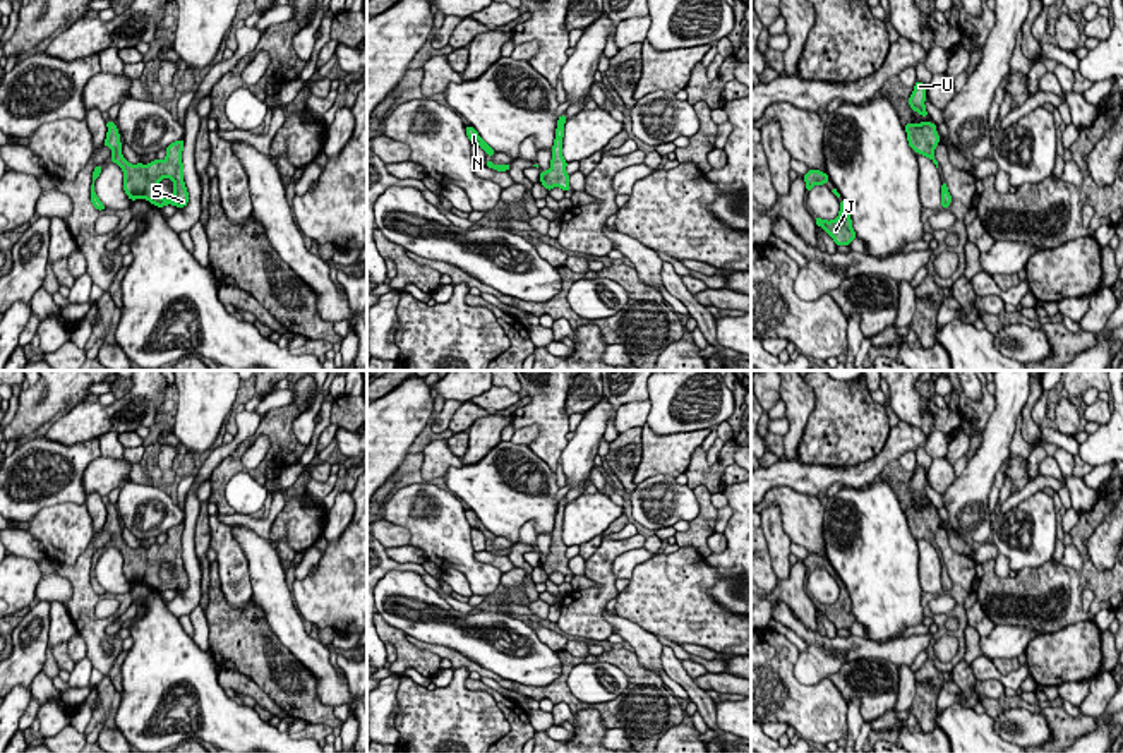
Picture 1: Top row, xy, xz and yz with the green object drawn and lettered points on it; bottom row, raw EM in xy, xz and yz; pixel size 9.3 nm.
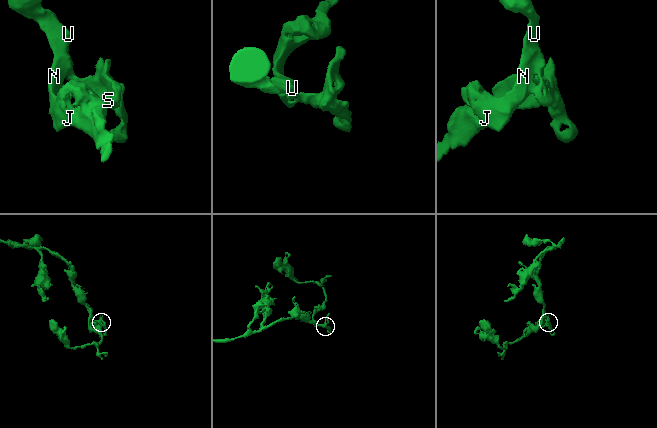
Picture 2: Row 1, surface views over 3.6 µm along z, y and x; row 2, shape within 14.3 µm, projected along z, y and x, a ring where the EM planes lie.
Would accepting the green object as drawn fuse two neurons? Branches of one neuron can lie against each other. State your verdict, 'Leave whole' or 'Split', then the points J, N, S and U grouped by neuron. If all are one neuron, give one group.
Leave whole. Groups: J N S U

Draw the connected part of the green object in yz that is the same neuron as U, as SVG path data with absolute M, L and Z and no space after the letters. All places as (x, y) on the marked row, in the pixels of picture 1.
M917 81L914 84L912 94L909 96L909 105L921 117L929 117L929 113L926 111L924 101L926 101L926 86L924 86L924 82Z

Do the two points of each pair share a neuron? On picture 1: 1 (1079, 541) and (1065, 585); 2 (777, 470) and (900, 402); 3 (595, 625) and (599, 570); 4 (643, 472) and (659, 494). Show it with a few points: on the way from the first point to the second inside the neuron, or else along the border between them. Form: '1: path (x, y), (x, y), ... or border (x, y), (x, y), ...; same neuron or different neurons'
1: path (1084, 553), (1086, 568), (1077, 577); same neuron
2: border (900, 419), (918, 426), (926, 434); different neurons
3: path (595, 611), (595, 601), (604, 592), (604, 584); same neuron
4: border (674, 477), (650, 475), (636, 484); different neurons

